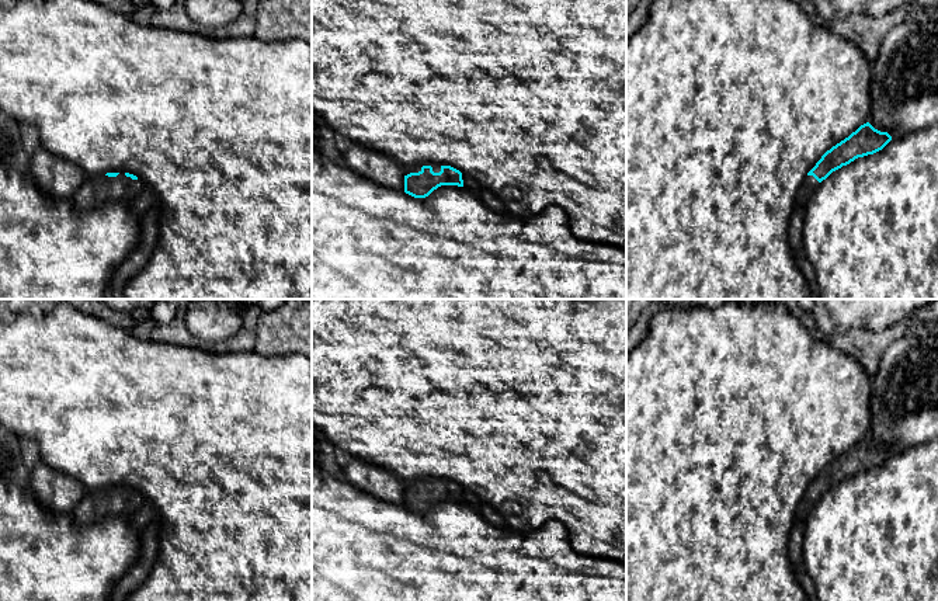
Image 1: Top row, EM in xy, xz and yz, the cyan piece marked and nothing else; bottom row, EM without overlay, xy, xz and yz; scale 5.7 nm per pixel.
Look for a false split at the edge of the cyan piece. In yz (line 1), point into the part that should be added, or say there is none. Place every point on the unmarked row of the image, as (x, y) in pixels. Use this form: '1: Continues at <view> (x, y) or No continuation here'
1: Continues at yz (809, 500)

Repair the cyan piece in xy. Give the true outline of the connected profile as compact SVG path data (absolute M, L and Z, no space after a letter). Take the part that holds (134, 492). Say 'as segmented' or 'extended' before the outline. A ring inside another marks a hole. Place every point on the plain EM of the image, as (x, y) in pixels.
extended; M107 487L87 491L70 513L76 524L97 522L131 515L143 503L143 497L129 487Z

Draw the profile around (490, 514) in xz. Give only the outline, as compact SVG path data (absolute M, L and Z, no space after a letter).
M479 501L477 510L480 514L490 521L494 527L503 528L506 527L506 518L501 513L491 508L486 501Z

